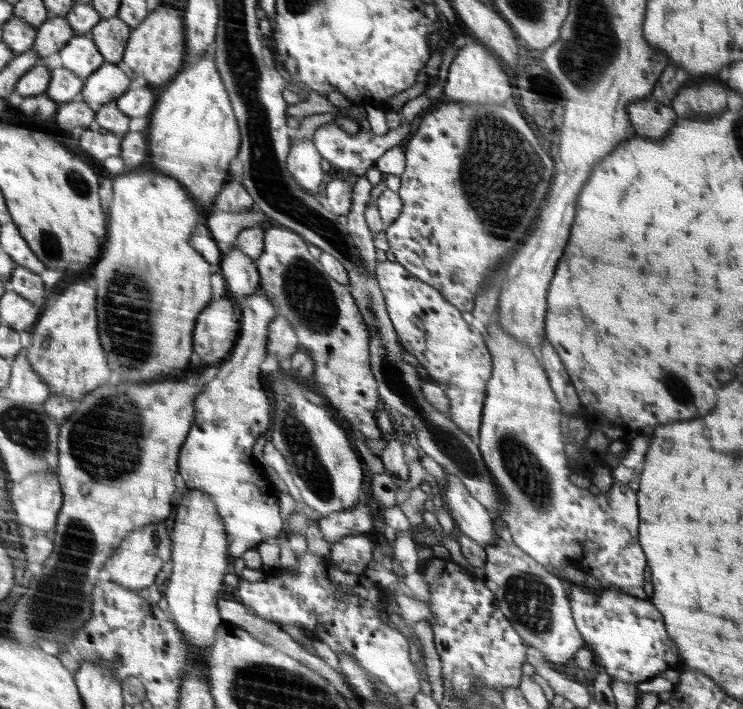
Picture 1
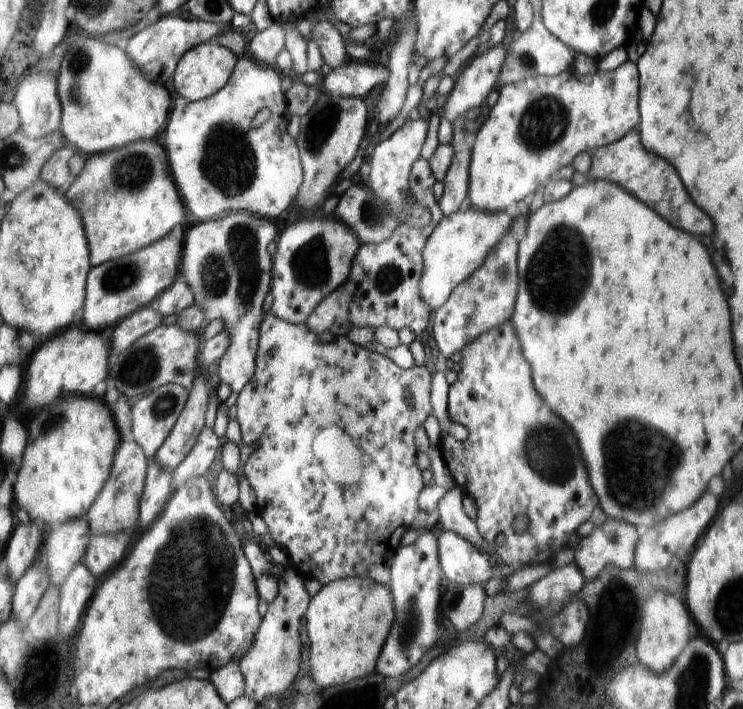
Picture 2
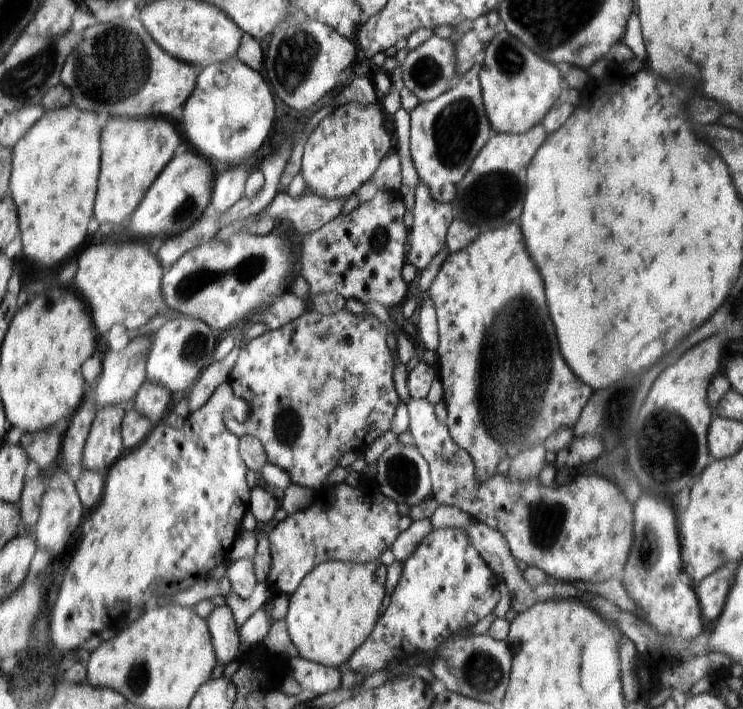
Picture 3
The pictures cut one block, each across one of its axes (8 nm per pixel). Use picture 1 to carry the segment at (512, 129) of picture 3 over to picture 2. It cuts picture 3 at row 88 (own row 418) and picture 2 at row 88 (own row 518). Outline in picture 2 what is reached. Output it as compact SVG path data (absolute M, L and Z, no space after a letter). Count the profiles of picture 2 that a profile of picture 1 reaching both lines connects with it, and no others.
M629 59L612 71L581 74L570 68L555 77L535 76L506 84L499 91L498 102L488 118L473 136L466 201L479 213L504 212L520 203L526 194L532 194L556 170L572 164L580 151L592 152L616 142L638 124L638 68Z

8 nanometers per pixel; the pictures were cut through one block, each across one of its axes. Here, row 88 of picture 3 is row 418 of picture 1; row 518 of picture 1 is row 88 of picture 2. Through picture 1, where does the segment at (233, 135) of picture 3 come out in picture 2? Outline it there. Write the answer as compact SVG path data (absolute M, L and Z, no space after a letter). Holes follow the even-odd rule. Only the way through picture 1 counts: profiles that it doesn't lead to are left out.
M242 57L238 59L229 82L216 94L201 101L189 101L179 95L174 101L162 140L167 148L170 168L173 168L174 180L177 180L178 188L185 197L186 208L196 214L200 222L222 216L222 212L236 211L246 211L274 220L295 202L298 188L303 183L301 158L298 158L300 146L296 146L296 140L292 140L288 134L286 100L280 86L282 80L276 70L260 61ZM262 108L268 108L272 115L259 128L252 128L250 124Z

